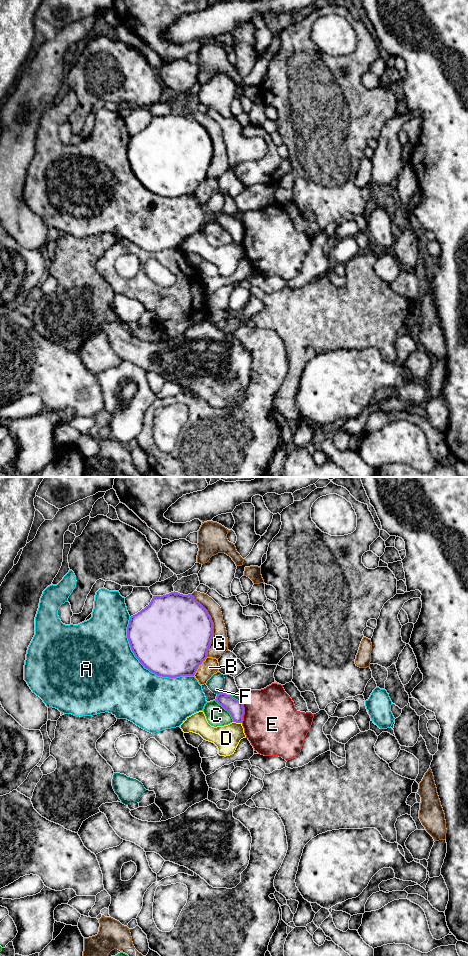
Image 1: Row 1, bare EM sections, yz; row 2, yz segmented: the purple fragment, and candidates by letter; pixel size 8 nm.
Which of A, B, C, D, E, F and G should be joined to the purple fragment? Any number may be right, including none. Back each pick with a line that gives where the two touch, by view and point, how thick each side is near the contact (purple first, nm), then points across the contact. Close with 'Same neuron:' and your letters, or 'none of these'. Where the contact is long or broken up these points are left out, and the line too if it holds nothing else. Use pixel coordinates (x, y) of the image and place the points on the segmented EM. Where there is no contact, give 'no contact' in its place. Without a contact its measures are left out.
Same neuron: none of these

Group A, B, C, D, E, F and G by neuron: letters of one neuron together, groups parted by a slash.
A / B / C / D / E / F / G

